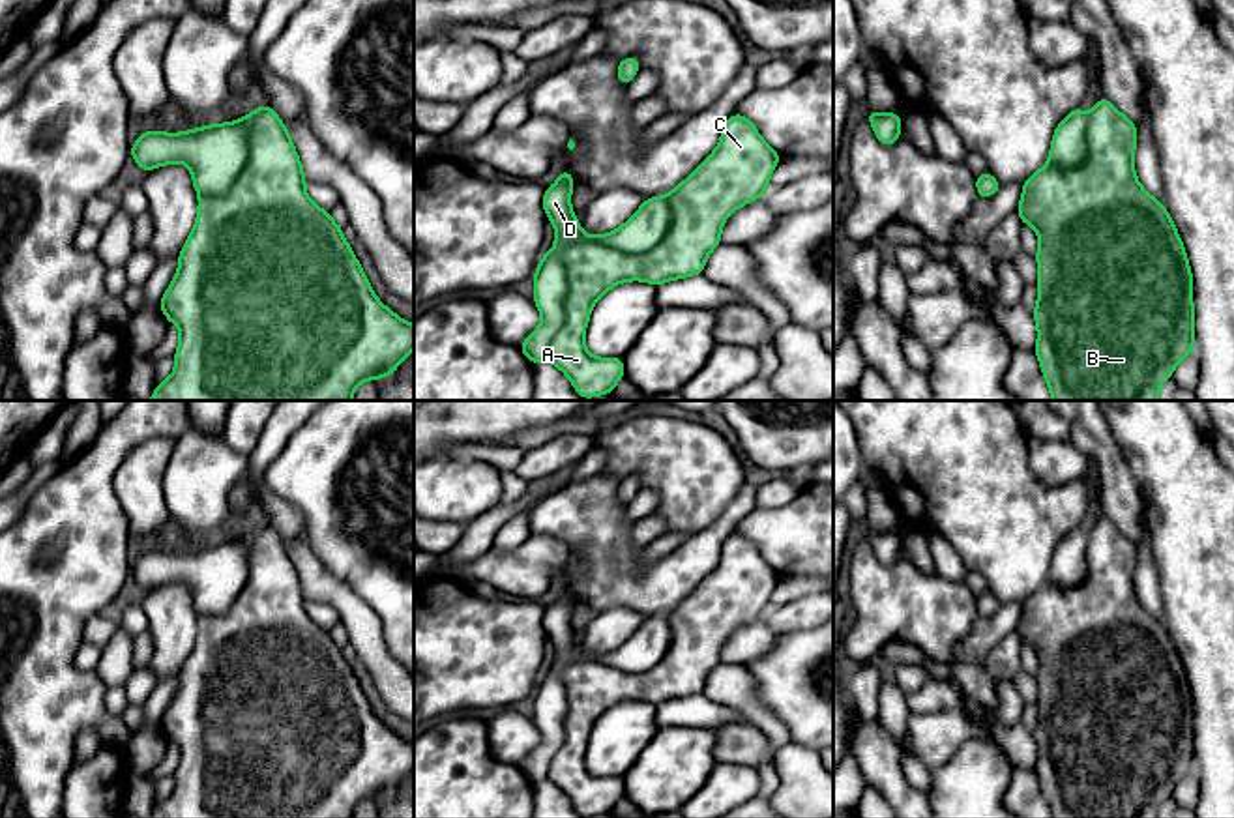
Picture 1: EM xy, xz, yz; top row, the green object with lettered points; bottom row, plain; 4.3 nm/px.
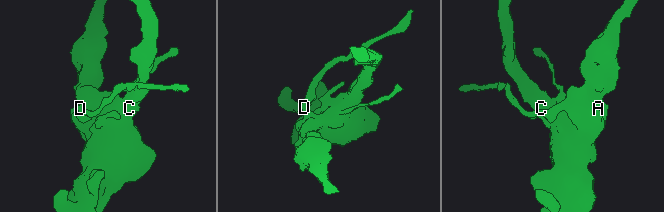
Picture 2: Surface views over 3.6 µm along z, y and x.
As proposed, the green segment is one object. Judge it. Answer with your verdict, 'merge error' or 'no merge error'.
merge error

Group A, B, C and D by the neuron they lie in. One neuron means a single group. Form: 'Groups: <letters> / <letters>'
Groups: A B C / D

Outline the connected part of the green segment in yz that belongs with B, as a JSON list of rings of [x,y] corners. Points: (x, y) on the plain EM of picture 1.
[[[1107,517],[1086,533],[1088,578],[1077,588],[1050,580],[1022,601],[1017,633],[1039,657],[1036,681],[1036,775],[1052,818],[1159,818],[1159,807],[1195,769],[1193,693],[1182,657],[1163,621],[1137,599],[1137,545]]]

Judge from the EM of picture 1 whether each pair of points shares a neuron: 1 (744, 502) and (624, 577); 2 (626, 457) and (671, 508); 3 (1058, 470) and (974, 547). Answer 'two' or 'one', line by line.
1: one
2: one
3: two

